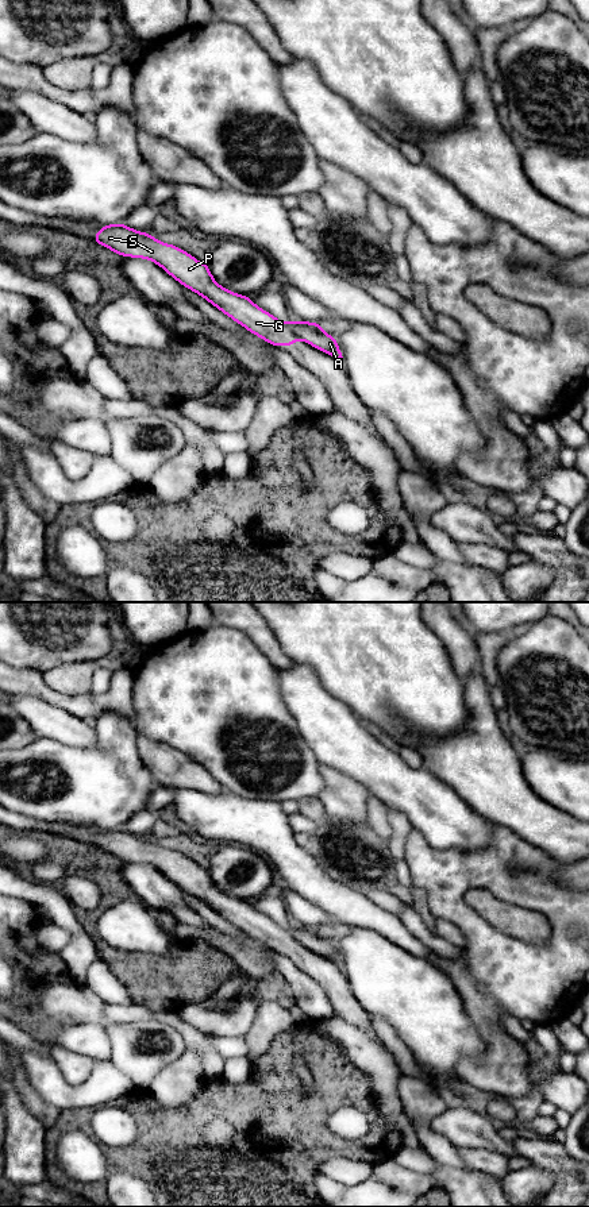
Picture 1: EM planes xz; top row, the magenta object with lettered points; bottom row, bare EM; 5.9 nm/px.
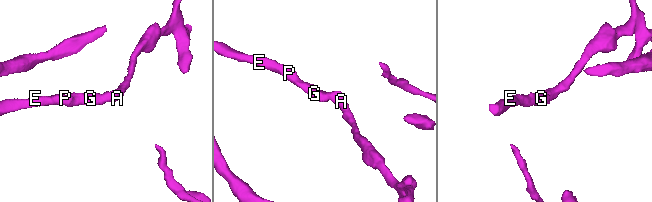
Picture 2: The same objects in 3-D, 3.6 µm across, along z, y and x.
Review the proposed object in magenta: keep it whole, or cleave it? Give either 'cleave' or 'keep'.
cleave

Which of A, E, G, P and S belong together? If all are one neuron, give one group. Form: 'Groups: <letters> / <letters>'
Groups: A / E G P S

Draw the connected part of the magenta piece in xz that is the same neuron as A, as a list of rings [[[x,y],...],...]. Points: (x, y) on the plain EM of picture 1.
[[[293,925],[292,933],[297,944],[301,944],[312,952],[336,963],[343,969],[343,961],[336,948],[336,942],[326,938],[322,934],[320,928]]]

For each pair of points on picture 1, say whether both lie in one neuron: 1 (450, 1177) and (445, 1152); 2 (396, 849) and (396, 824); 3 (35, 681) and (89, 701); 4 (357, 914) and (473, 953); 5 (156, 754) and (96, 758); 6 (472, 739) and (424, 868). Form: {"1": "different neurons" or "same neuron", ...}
{"1": "different neurons", "2": "same neuron", "3": "same neuron", "4": "different neurons", "5": "different neurons", "6": "different neurons"}

